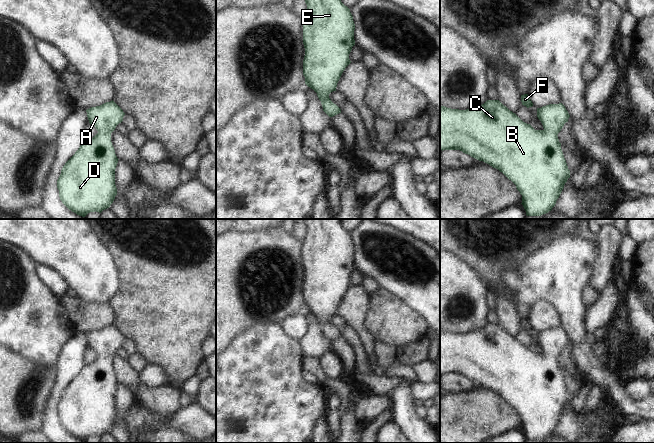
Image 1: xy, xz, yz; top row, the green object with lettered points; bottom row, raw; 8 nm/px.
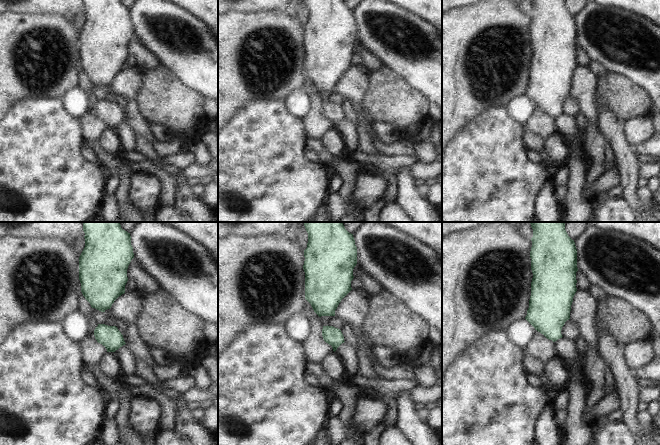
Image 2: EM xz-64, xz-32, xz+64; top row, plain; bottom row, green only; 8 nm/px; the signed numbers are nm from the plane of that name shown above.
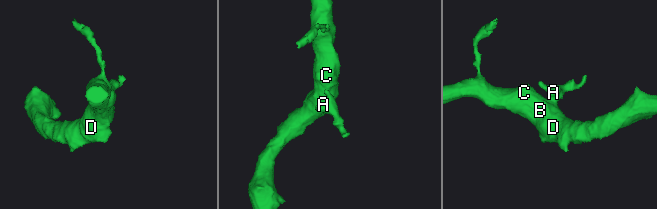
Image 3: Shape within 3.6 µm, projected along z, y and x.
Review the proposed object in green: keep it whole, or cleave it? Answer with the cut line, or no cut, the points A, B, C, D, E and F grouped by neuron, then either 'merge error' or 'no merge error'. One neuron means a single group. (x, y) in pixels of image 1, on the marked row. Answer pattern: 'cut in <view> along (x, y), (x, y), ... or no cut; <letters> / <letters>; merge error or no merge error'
no cut; A B C D E F; no merge error

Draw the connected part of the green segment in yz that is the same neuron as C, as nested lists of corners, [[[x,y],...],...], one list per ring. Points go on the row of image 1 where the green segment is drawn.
[[[487,100],[481,106],[466,110],[451,109],[440,106],[440,150],[460,150],[471,157],[483,161],[502,172],[515,185],[522,195],[522,205],[527,216],[541,216],[555,206],[565,183],[570,178],[558,133],[570,117],[562,103],[549,104],[537,108],[537,117],[543,130],[535,130],[530,124],[523,122],[499,100]]]

